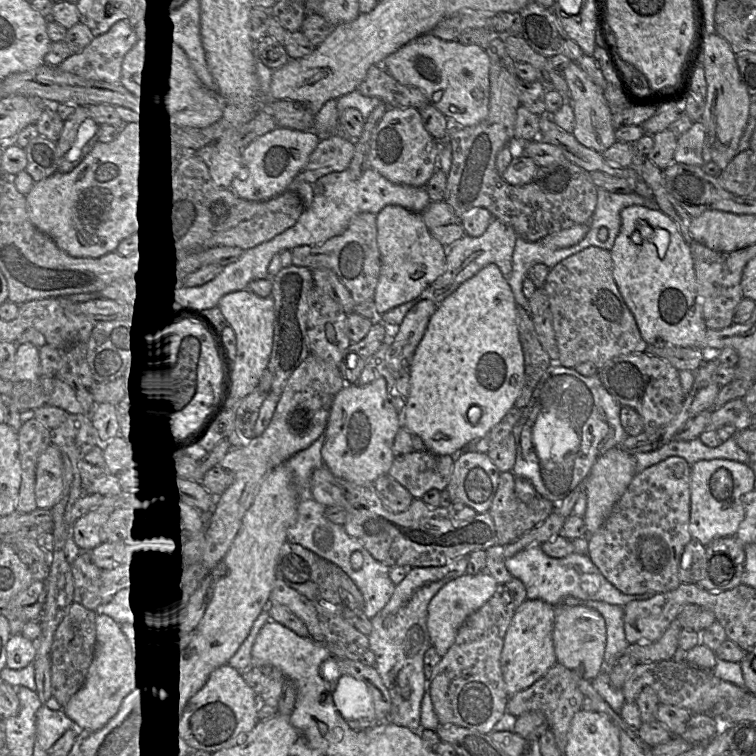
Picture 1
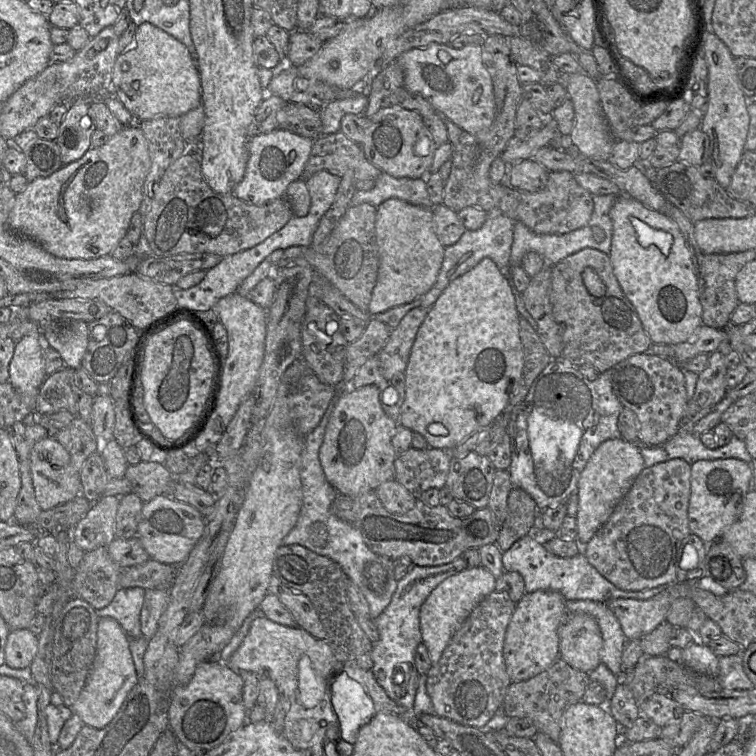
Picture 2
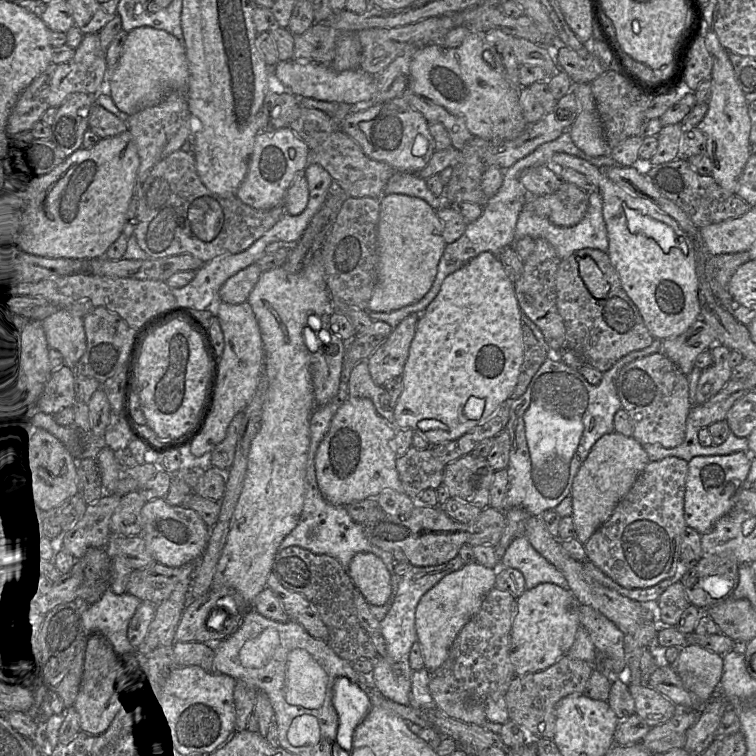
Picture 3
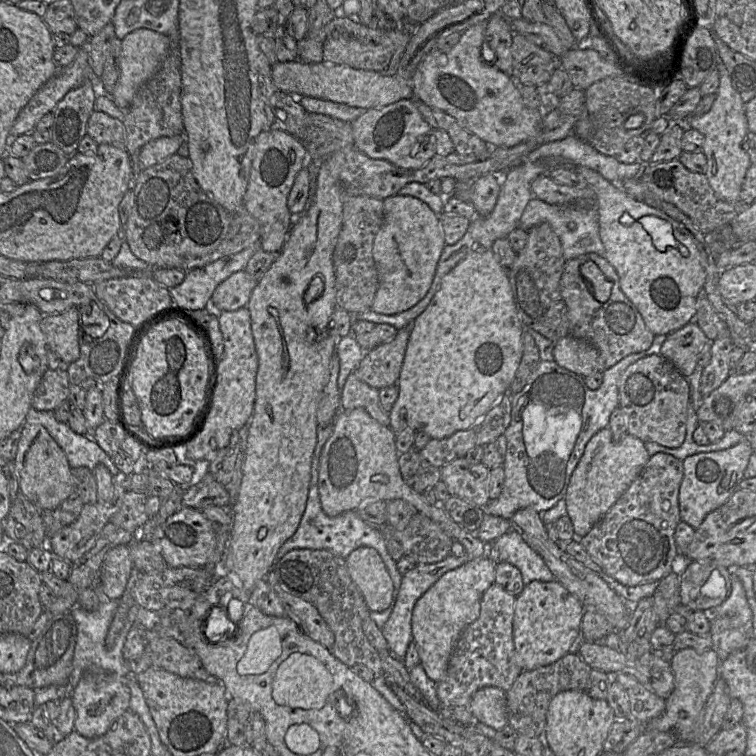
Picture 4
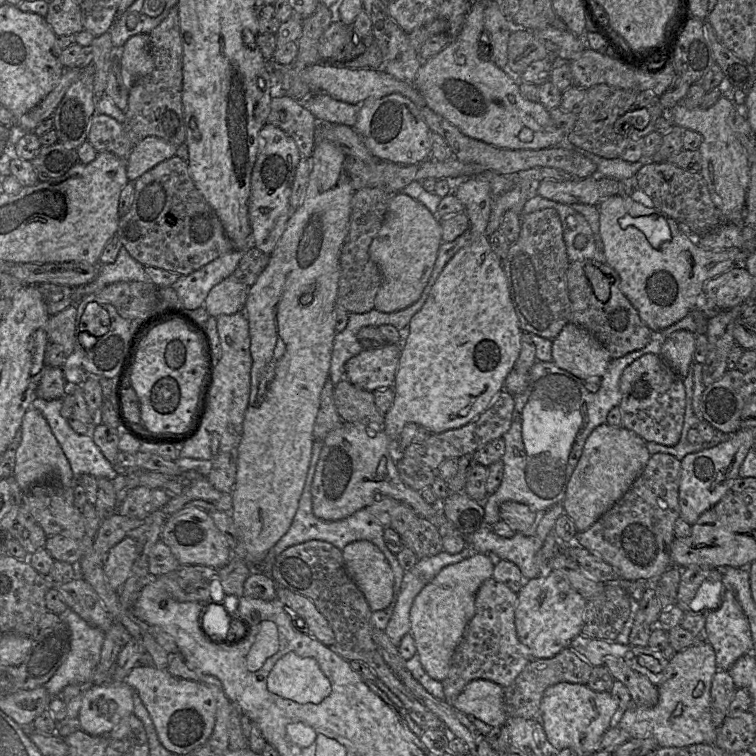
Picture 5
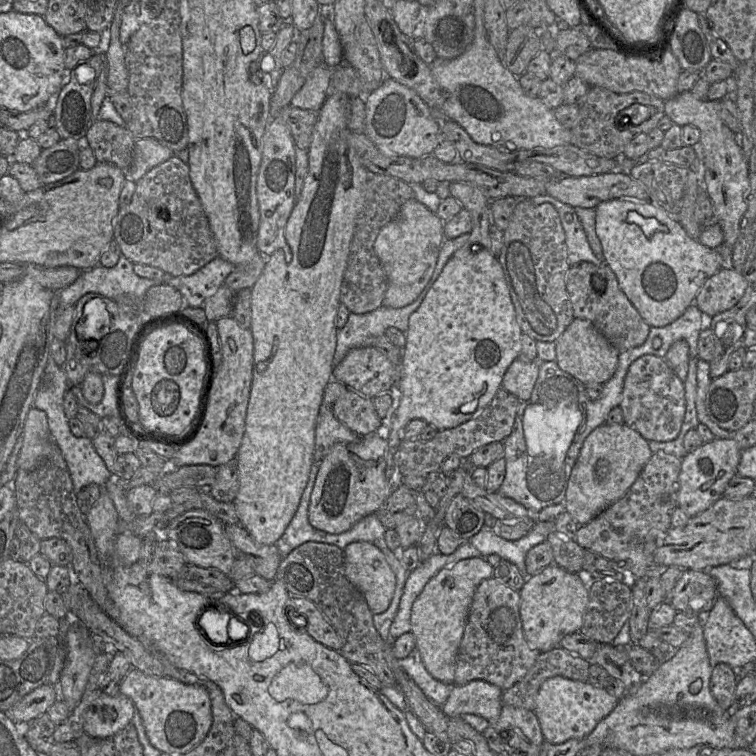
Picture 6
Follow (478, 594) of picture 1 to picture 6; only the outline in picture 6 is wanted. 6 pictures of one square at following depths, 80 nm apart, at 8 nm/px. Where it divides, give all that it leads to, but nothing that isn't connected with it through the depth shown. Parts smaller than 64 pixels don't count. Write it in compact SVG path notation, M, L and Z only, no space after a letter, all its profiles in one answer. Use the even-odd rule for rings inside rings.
M482 556L463 559L442 568L428 581L412 605L411 632L416 648L429 674L445 684L454 684L457 652L476 588L483 580L493 577L493 569Z

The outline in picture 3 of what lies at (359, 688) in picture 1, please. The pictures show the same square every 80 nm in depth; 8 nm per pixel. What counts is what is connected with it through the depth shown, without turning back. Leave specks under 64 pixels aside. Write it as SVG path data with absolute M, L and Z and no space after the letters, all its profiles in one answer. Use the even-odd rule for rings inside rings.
M346 677L335 679L333 705L338 715L337 741L345 750L351 750L352 735L371 709L368 694Z

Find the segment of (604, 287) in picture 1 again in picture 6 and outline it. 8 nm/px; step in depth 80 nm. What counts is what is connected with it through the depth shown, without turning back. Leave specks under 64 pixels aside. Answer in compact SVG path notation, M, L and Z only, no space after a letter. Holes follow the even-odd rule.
M583 261L570 266L566 274L566 290L572 304L574 318L585 319L593 323L620 353L641 346L646 341L651 327L620 289L616 275L607 263L601 262L600 266L595 266ZM593 275L599 275L606 280L604 293L599 294L593 289L591 284Z

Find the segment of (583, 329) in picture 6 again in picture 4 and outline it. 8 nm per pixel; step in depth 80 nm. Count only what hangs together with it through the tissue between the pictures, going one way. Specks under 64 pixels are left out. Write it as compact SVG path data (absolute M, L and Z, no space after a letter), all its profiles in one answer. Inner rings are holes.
M570 334L554 343L553 356L560 367L582 377L605 371L598 350L590 343Z

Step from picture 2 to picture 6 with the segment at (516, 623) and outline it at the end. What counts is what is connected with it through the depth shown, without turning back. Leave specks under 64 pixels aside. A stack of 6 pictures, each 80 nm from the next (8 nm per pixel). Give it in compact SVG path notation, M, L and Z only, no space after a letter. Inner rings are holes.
M552 563L535 575L529 576L520 592L520 617L525 638L532 649L545 653L559 647L561 640L580 631L589 602L589 582L583 574L566 571Z

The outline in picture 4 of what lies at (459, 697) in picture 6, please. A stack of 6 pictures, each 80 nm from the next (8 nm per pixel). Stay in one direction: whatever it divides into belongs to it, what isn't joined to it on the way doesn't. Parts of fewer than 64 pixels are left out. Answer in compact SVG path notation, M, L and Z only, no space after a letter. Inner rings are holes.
M488 686L477 690L471 698L471 712L480 722L496 731L508 725L506 691Z

